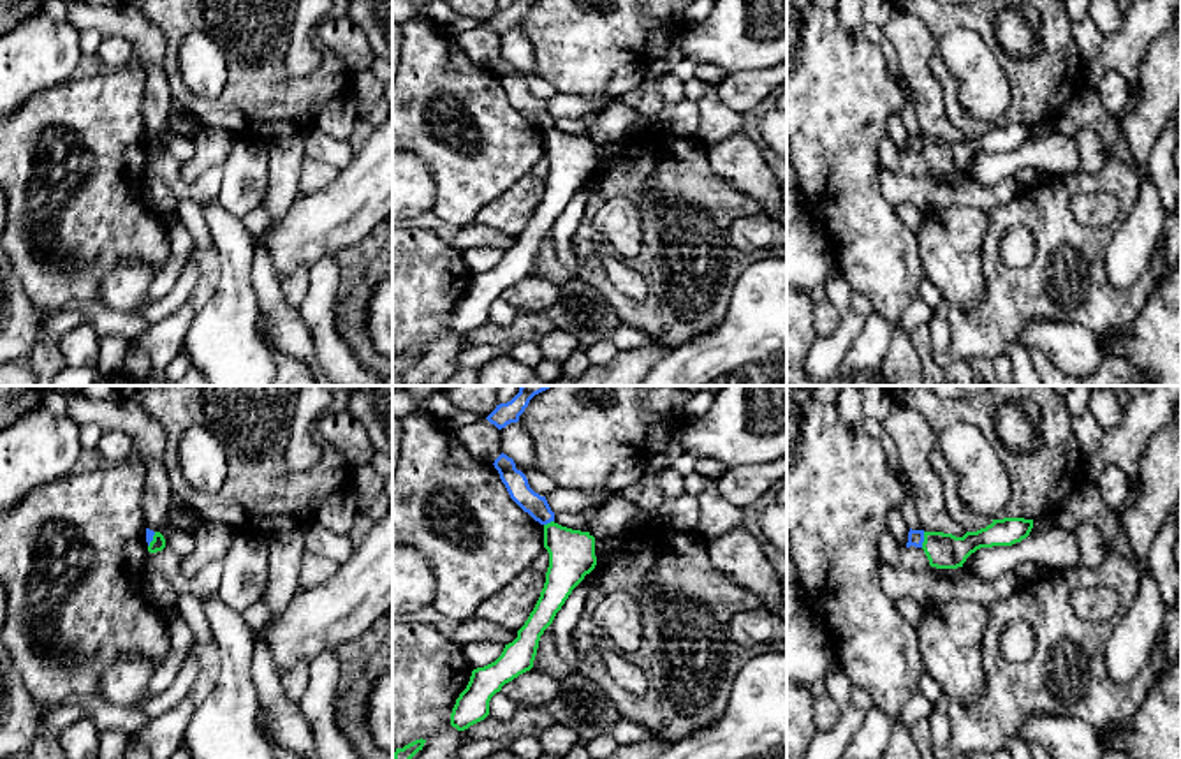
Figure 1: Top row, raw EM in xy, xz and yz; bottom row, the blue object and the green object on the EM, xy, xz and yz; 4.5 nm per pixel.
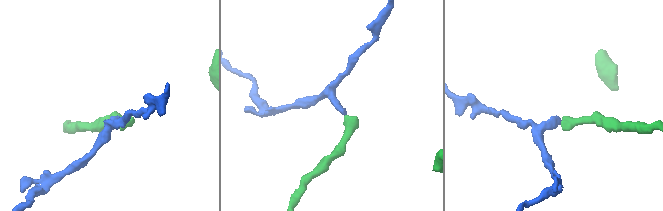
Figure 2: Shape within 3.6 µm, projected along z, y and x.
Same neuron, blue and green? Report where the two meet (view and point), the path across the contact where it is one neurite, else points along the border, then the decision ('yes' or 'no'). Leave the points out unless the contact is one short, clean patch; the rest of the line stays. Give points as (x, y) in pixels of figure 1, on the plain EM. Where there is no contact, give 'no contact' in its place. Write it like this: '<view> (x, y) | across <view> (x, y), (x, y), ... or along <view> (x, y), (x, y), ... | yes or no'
yz (923, 145) | along yz (924, 138), (921, 152) | no

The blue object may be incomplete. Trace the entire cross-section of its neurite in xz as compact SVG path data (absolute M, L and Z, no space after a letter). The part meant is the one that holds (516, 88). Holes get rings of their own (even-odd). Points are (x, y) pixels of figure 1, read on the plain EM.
M502 58L493 70L498 76L500 85L505 90L510 104L524 118L528 118L540 130L554 127L554 118L551 116L546 102L540 102L530 93L526 81L516 74L512 63Z

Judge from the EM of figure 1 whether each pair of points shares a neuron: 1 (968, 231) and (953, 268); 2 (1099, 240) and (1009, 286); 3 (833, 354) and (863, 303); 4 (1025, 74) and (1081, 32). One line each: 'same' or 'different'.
1: same
2: same
3: different
4: different

